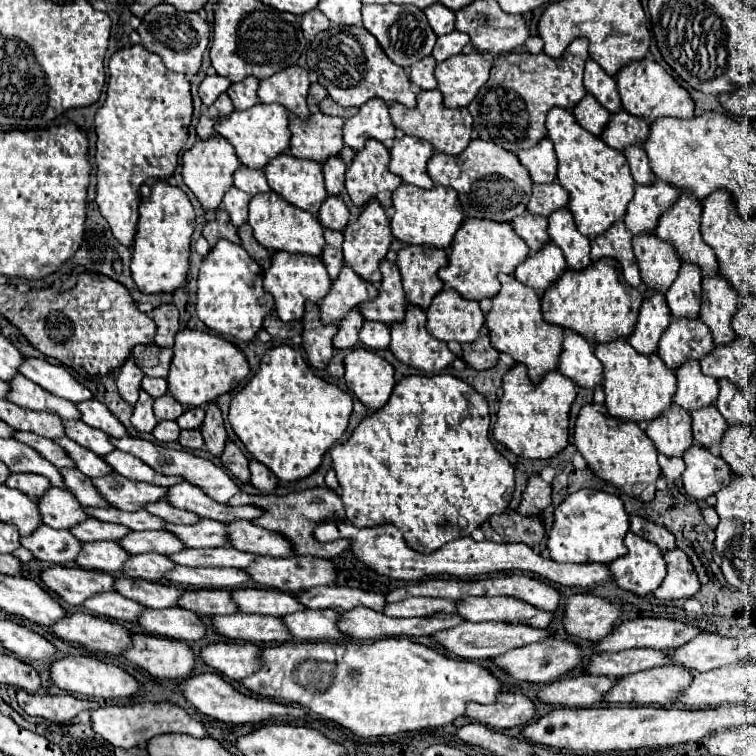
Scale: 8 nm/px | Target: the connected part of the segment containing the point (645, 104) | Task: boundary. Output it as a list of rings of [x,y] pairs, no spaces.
[[[643,59],[625,65],[617,75],[617,89],[621,95],[621,105],[629,115],[643,117],[647,123],[653,123],[659,117],[677,117],[691,119],[695,117],[695,105],[689,93],[655,61]]]

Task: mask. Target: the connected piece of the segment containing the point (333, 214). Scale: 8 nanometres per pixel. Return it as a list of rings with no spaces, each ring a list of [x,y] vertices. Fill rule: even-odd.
[[[329,195],[329,197],[323,201],[317,219],[319,219],[319,223],[321,223],[323,227],[327,227],[327,229],[343,231],[345,225],[349,223],[349,209],[345,207],[345,203],[343,203],[341,197]]]

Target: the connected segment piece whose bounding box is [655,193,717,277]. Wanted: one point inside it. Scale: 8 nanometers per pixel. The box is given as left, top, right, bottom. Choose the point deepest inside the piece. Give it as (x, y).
(679, 226)

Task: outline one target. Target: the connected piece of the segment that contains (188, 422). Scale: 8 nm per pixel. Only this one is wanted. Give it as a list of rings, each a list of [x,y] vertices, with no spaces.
[[[191,407],[177,419],[177,423],[181,429],[201,429],[203,417],[205,417],[205,411],[201,407]]]

